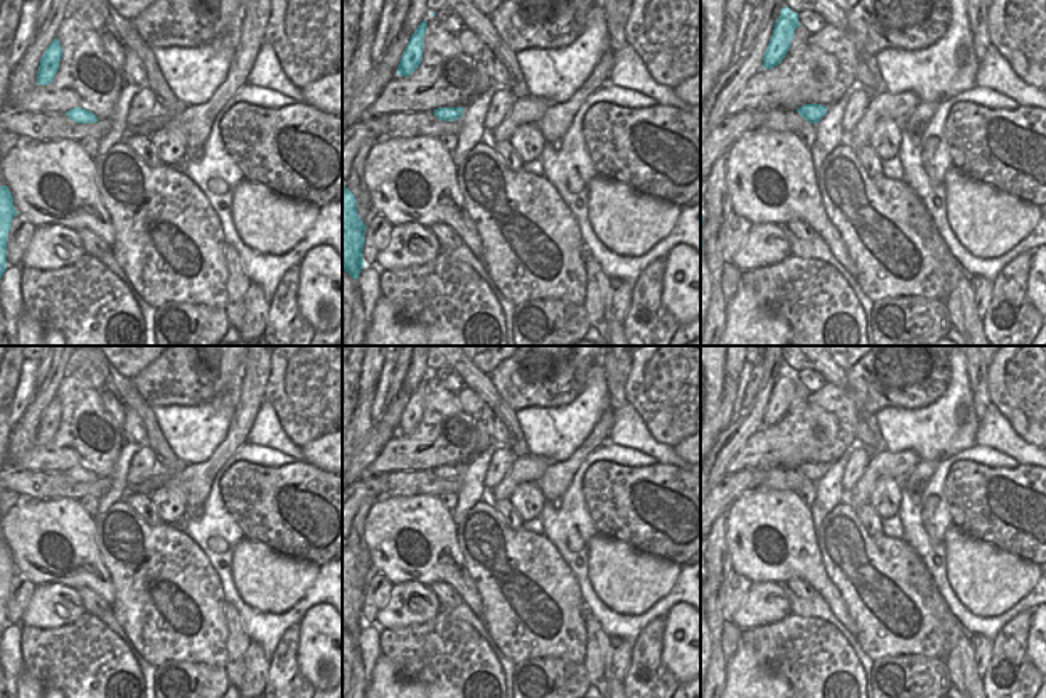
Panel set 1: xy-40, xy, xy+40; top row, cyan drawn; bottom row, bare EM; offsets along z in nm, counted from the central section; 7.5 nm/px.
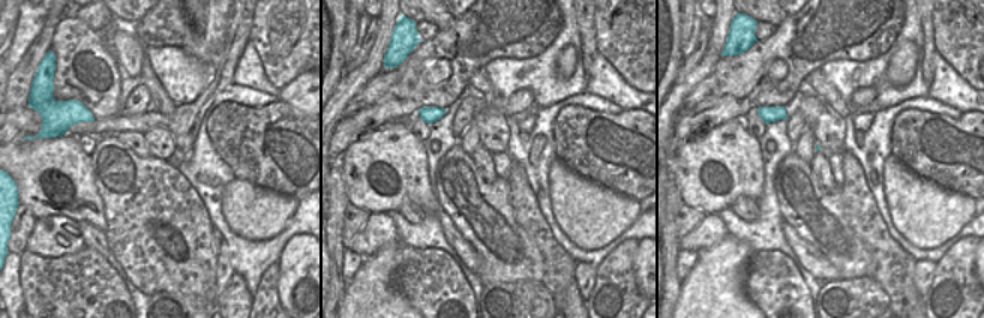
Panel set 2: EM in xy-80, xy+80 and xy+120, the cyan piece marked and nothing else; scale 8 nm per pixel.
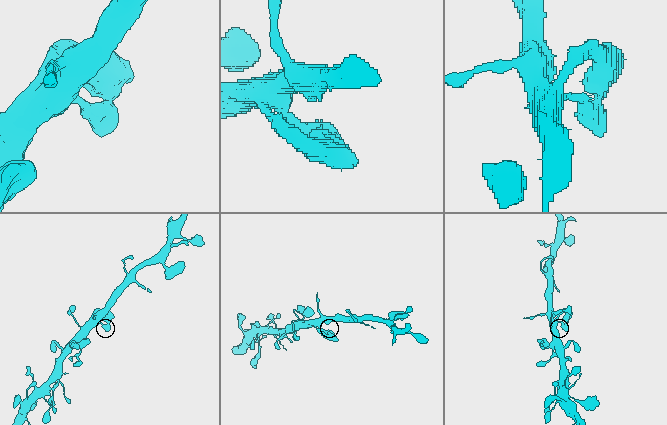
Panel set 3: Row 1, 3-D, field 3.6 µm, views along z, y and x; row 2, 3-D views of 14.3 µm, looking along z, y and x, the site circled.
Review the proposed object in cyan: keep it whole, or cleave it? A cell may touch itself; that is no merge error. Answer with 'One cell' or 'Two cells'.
One cell.

